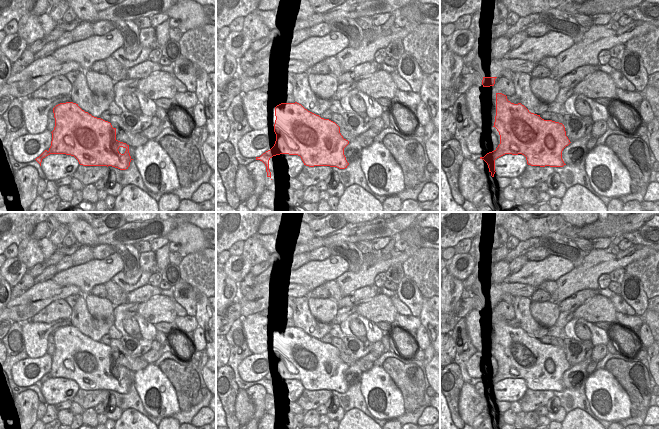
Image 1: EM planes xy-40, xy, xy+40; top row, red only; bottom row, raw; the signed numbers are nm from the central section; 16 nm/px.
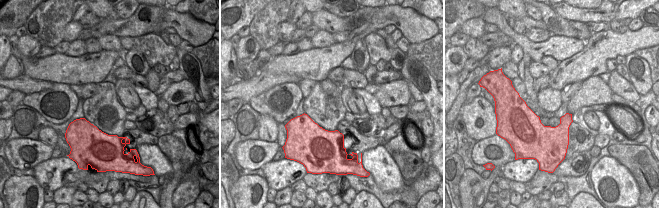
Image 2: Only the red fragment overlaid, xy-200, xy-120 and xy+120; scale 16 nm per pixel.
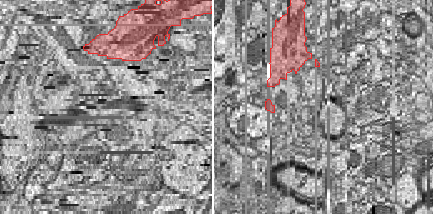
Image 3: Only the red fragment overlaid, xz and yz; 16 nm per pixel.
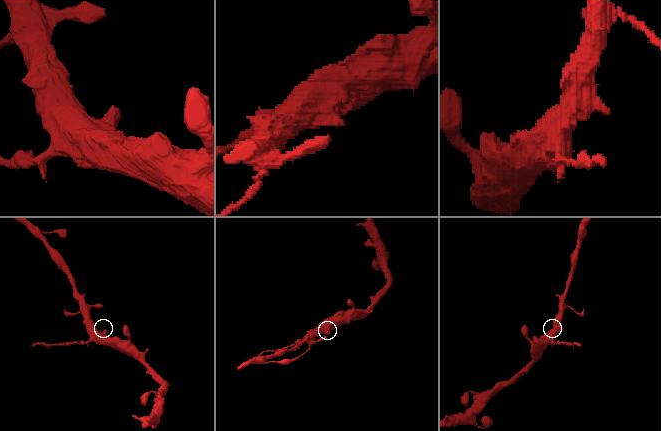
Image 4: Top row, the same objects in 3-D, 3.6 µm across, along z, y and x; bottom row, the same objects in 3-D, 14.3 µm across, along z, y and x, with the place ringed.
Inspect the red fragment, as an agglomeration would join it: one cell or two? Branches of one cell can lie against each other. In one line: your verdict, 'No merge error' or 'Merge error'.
Merge error

